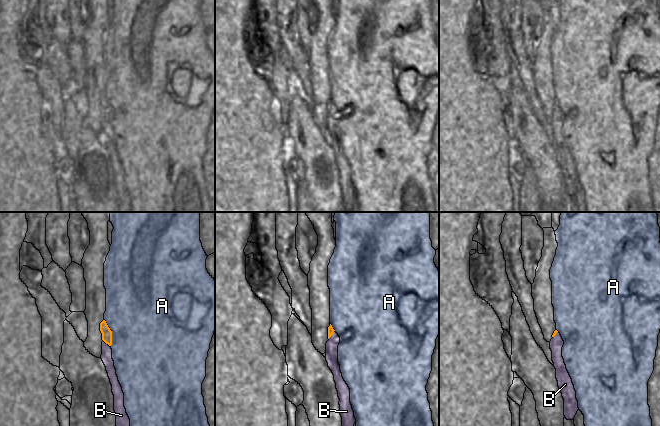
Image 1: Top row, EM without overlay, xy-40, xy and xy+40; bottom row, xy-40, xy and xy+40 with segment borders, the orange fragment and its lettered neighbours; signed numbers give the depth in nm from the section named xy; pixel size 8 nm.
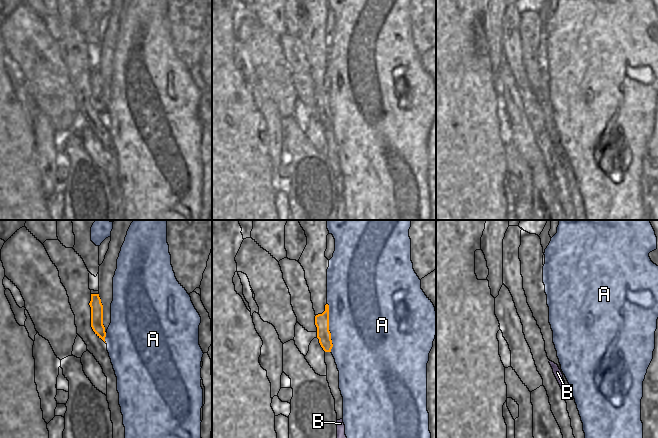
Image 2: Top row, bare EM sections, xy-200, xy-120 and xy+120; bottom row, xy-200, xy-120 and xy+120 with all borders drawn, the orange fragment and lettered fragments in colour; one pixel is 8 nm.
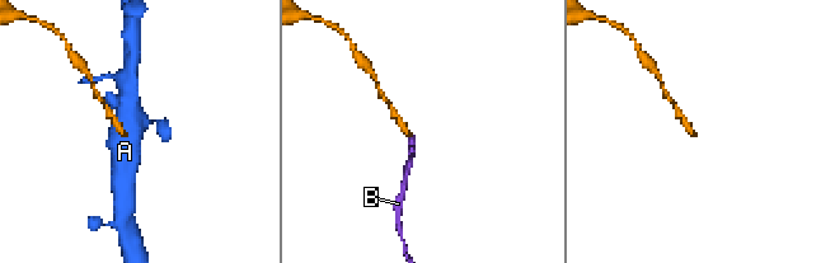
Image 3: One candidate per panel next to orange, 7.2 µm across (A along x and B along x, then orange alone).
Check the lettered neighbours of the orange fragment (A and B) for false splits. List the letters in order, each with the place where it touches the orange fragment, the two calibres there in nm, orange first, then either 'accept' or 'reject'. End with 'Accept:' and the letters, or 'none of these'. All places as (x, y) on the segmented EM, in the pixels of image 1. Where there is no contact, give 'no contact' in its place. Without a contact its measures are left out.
A: xy-40 (111, 333) | 80/500 nm | reject
B: xy (332, 333) | 50/100 nm | accept
Accept: B

